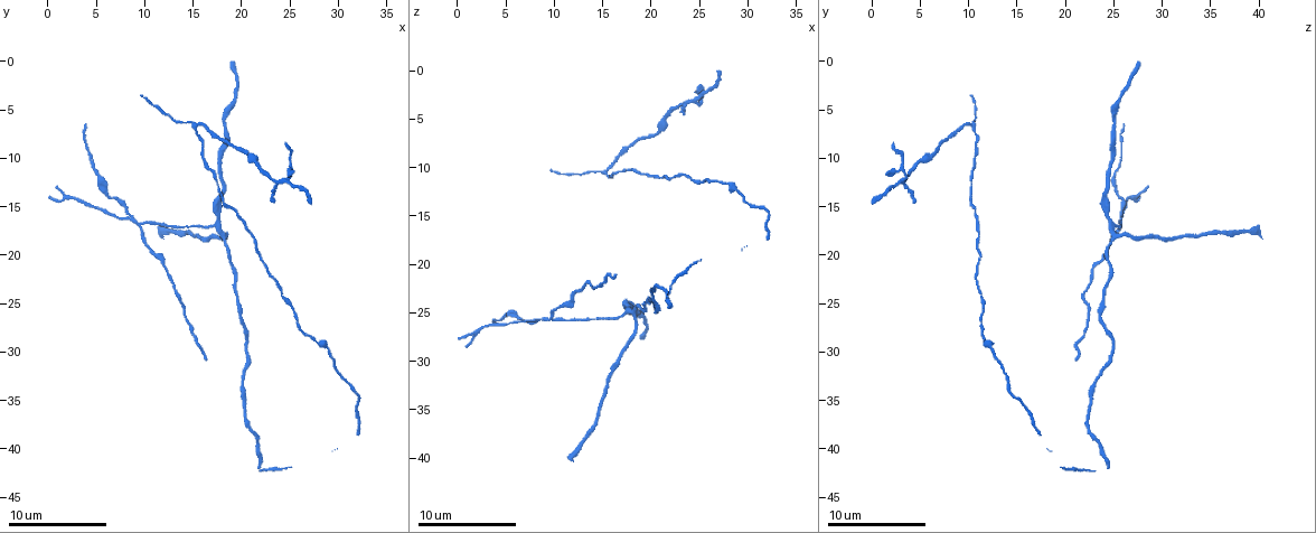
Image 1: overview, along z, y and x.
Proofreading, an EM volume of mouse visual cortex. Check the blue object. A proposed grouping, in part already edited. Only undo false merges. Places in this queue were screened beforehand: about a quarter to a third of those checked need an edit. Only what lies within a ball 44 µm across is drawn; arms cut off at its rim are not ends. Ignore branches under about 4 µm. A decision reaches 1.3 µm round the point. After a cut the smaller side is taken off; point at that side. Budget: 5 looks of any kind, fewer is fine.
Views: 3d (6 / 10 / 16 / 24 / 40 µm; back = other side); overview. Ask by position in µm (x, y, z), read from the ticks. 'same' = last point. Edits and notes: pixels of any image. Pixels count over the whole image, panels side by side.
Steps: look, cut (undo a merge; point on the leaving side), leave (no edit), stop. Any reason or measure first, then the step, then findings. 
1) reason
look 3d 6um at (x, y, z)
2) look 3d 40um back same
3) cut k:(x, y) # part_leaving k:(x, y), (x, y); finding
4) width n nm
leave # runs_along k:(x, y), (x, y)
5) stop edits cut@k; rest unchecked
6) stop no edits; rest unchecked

sudden change in width
look 3d 10um at (27.6, 28.6, 11.6)

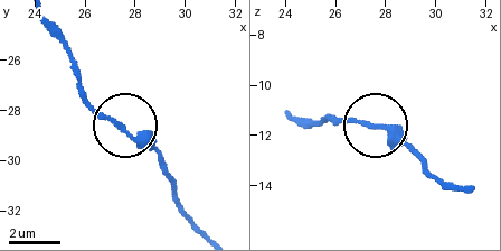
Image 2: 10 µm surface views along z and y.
width 200 nm
leave # one neuron here

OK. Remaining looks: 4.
three arms meet
look 3d 16um at (17.2, 17.0, 25.2)

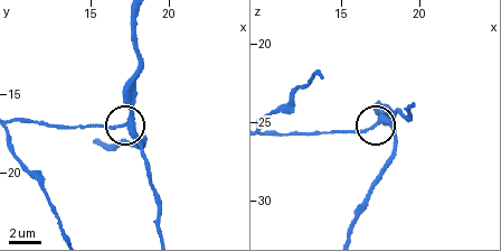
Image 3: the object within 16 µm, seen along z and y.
width 290 nm
leave # continuous, no second neuron

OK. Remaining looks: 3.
narrows sharply
look 3d 10um at (20.0, 27.4, 24.2)

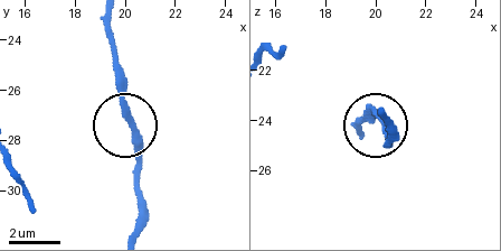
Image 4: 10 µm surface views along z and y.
width 250 nm
leave # runs_along 4:(134, 228), (136, 138), (124, 99), (124, 70); continuous, no second neuron

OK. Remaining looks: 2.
stop no edits; rest unchecked

